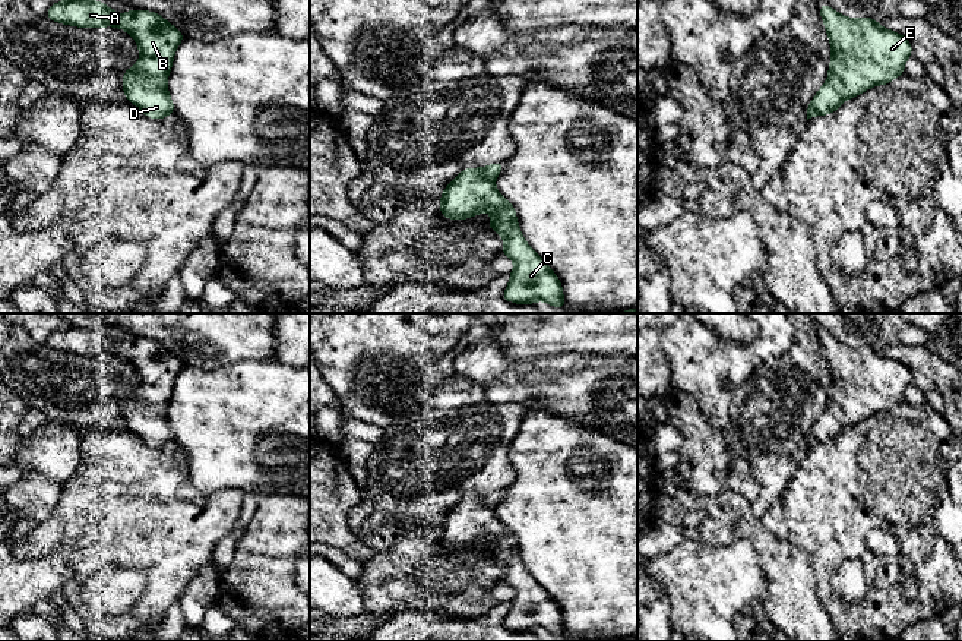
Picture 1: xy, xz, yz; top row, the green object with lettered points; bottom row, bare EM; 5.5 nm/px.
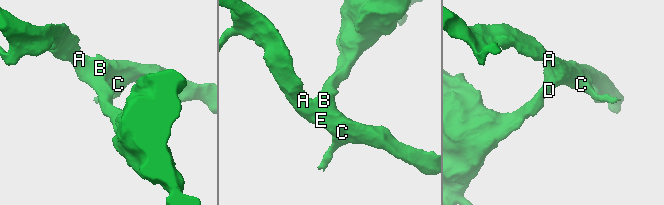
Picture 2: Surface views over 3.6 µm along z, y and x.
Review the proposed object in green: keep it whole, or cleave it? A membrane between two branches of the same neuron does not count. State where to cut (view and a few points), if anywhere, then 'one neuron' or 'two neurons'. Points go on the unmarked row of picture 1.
no cut; one neuron

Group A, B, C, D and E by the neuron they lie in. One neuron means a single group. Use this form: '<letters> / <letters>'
A B C D E

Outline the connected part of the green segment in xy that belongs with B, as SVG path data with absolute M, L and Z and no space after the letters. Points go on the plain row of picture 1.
M76 325L51 332L45 344L79 356L118 354L129 360L139 372L140 386L123 401L124 424L149 446L175 442L165 414L174 379L184 363L162 344L149 338L127 338L118 344L102 329Z

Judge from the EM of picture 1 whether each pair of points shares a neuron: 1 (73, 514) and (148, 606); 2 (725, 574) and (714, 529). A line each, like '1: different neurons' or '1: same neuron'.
1: same neuron
2: different neurons

